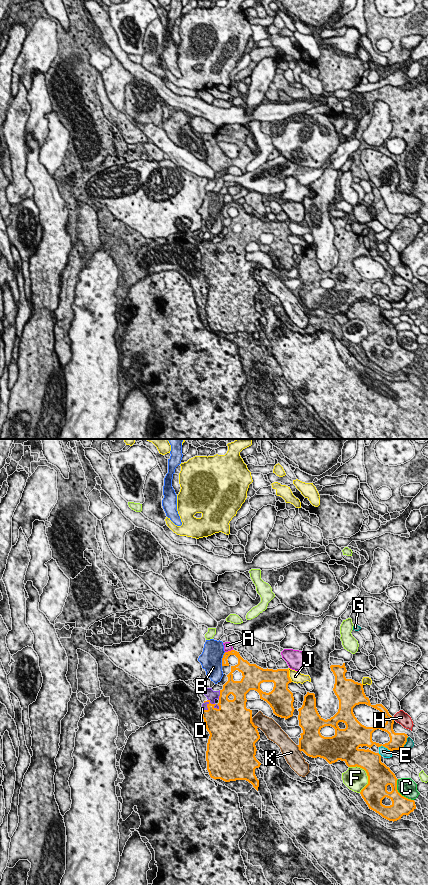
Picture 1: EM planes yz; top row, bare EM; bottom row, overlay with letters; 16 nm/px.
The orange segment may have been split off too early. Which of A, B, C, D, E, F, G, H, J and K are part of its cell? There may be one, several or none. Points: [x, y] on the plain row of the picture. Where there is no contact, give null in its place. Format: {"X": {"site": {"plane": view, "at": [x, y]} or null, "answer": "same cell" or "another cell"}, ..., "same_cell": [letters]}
{"A": {"site": {"plane": "yz", "at": [228, 203]}, "answer": "another cell"}, "B": {"site": {"plane": "yz", "at": [222, 211]}, "answer": "another cell"}, "C": {"site": {"plane": "yz", "at": [399, 345]}, "answer": "another cell"}, "D": {"site": {"plane": "yz", "at": [208, 256]}, "answer": "same cell"}, "E": {"site": {"plane": "yz", "at": [385, 299]}, "answer": "another cell"}, "F": {"site": {"plane": "yz", "at": [367, 326]}, "answer": "another cell"}, "G": {"site": {"plane": "yz", "at": [406, 293]}, "answer": "another cell"}, "H": {"site": {"plane": "yz", "at": [392, 270]}, "answer": "another cell"}, "J": {"site": {"plane": "yz", "at": [288, 227]}, "answer": "another cell"}, "K": {"site": {"plane": "yz", "at": [253, 275]}, "answer": "another cell"}, "same_cell": ["D"]}

